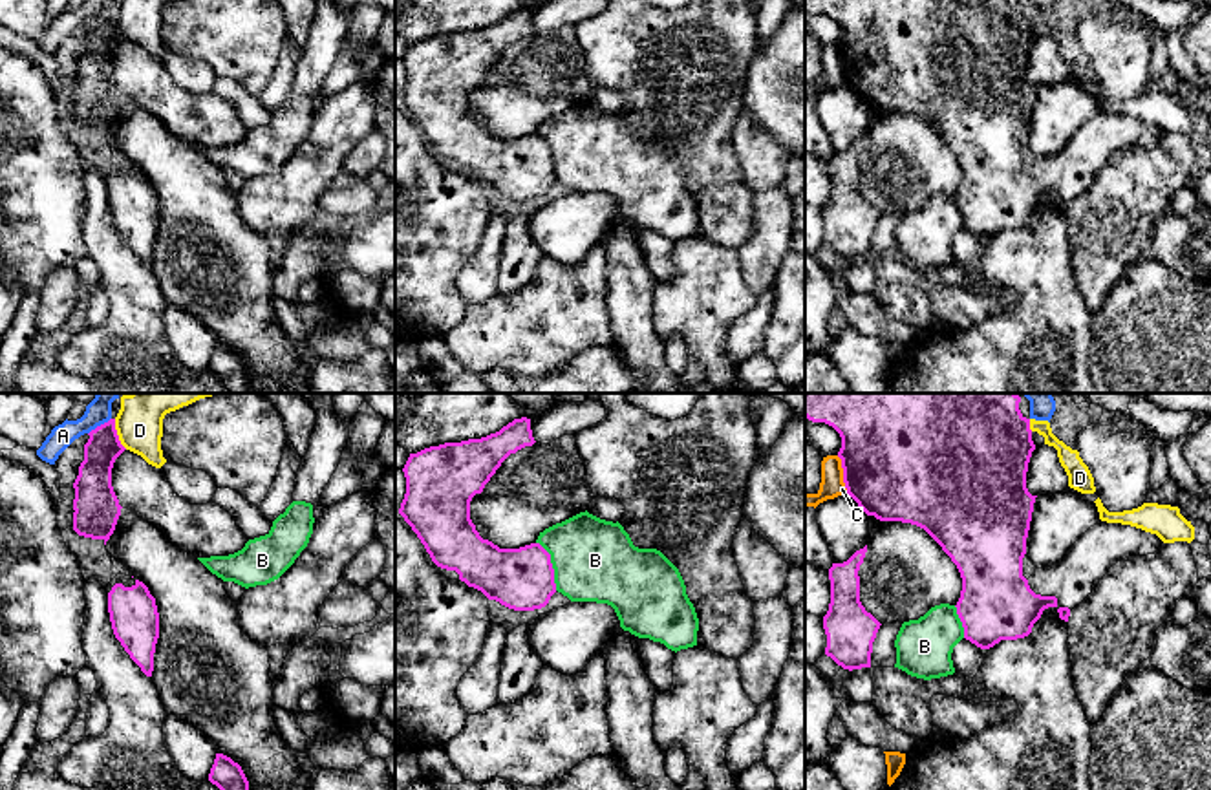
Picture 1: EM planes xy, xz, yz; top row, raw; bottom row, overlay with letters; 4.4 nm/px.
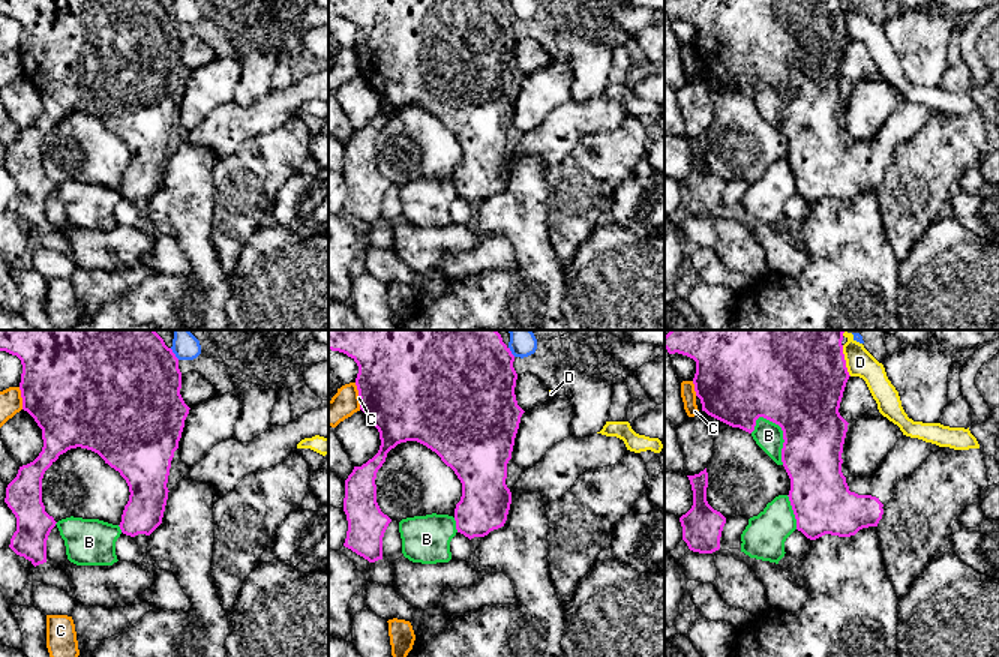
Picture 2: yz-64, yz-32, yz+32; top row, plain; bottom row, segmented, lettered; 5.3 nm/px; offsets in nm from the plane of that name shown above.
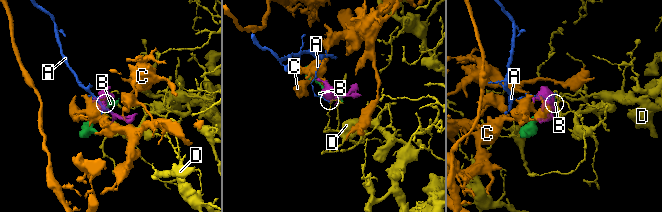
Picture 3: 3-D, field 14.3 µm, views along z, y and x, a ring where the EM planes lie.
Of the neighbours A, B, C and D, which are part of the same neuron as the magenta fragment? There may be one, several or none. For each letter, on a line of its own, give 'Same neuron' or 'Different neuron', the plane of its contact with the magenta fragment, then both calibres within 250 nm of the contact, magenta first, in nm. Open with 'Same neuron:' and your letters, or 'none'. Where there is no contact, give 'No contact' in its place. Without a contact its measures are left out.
Same neuron: none
A: Different neuron. Touches magenta in xy. Thickness 150 nm (magenta) against 110 nm
B: Different neuron. Touches magenta in xz. Thickness 280 nm (magenta) against 360 nm
C: Different neuron. Touches magenta in yz. Thickness 500 nm (magenta) against 100 nm
D: Different neuron. Touches magenta in xy. Thickness 160 nm (magenta) against 200 nm

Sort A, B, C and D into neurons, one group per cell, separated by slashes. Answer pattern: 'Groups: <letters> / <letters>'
Groups: A / B / C / D

